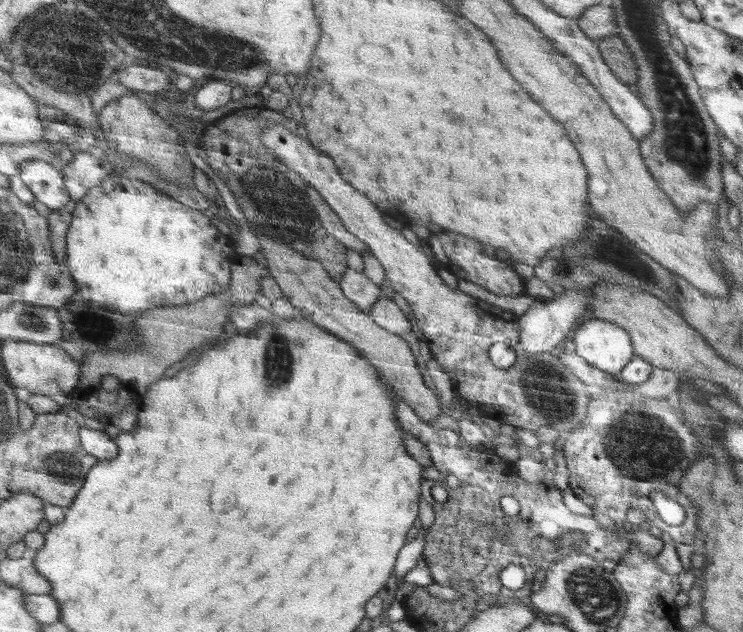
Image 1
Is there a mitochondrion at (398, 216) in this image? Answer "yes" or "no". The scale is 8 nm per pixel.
no

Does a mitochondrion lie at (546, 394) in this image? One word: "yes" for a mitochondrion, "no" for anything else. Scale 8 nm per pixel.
yes

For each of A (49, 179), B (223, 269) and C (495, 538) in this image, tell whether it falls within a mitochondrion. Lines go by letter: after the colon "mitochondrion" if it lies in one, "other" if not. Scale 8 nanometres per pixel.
A: other
B: other
C: mitochondrion

